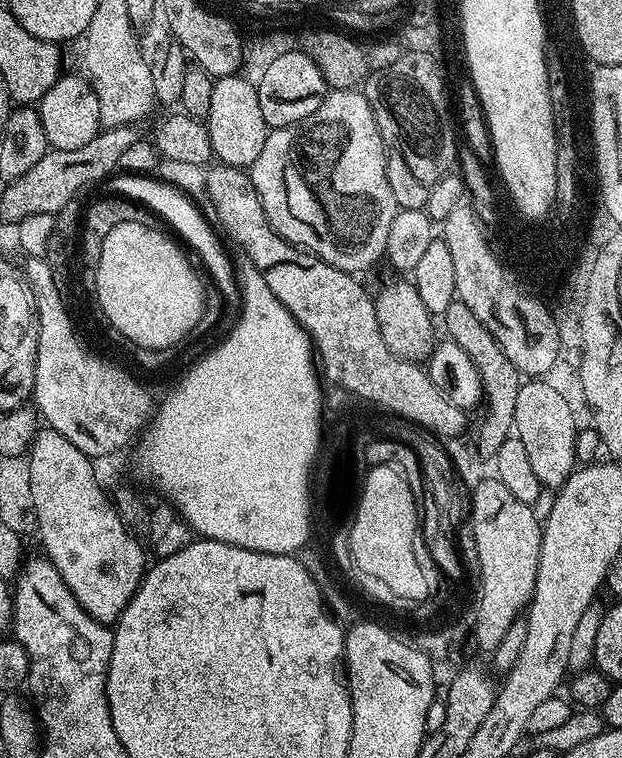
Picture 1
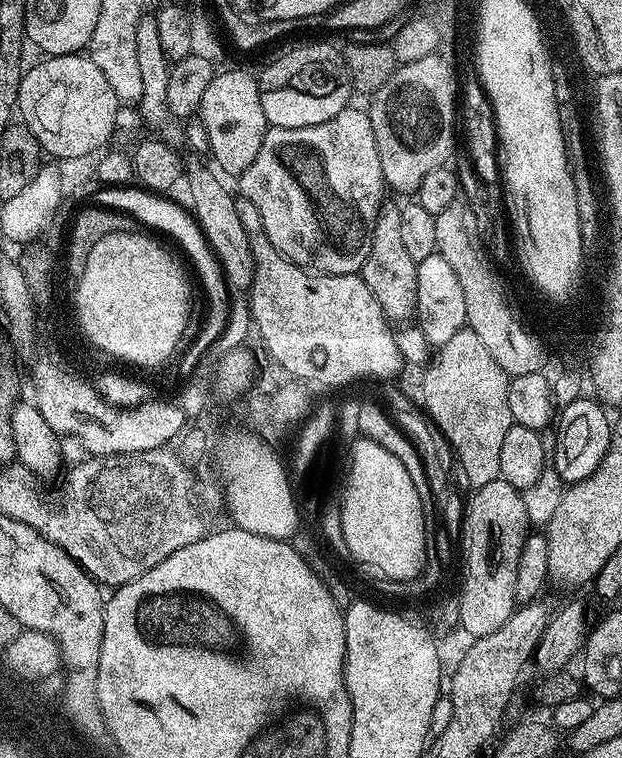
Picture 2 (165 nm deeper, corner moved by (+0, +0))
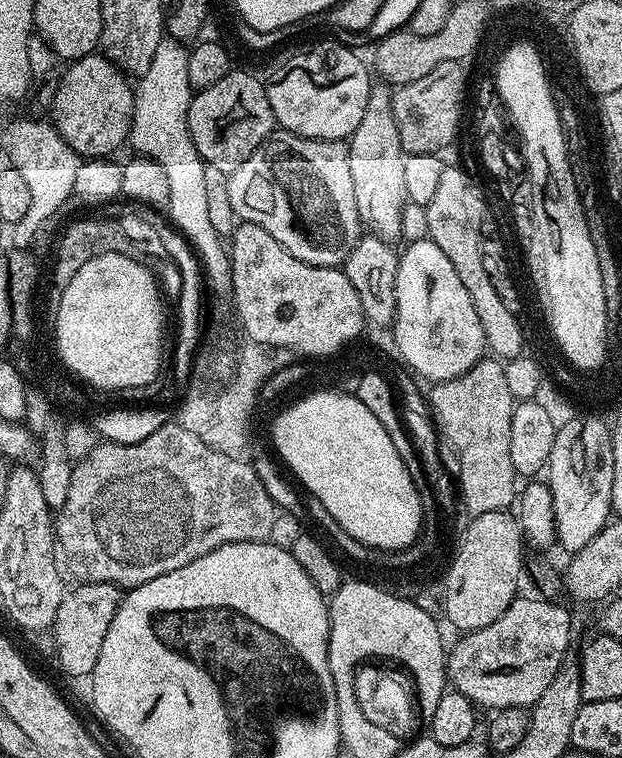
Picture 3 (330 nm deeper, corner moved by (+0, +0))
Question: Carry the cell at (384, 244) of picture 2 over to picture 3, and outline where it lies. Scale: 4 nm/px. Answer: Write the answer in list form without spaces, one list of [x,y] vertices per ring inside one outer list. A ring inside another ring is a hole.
[[[373,83],[366,114],[347,141],[350,154],[350,178],[354,182],[354,202],[358,202],[360,223],[379,240],[396,242],[402,230],[402,210],[408,204],[405,185],[406,155],[398,138],[398,126],[392,117],[393,89],[387,83]]]

